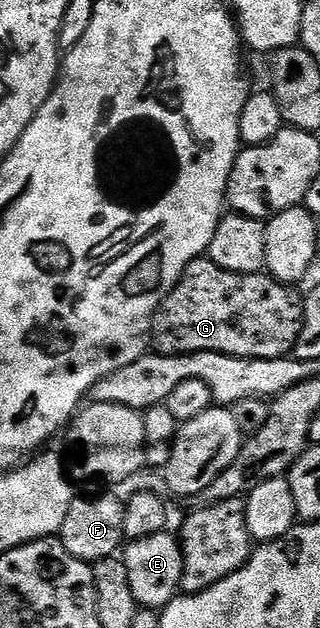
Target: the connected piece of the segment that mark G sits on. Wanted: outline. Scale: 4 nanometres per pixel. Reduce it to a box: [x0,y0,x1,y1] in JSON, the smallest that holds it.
[153,256,303,359]

